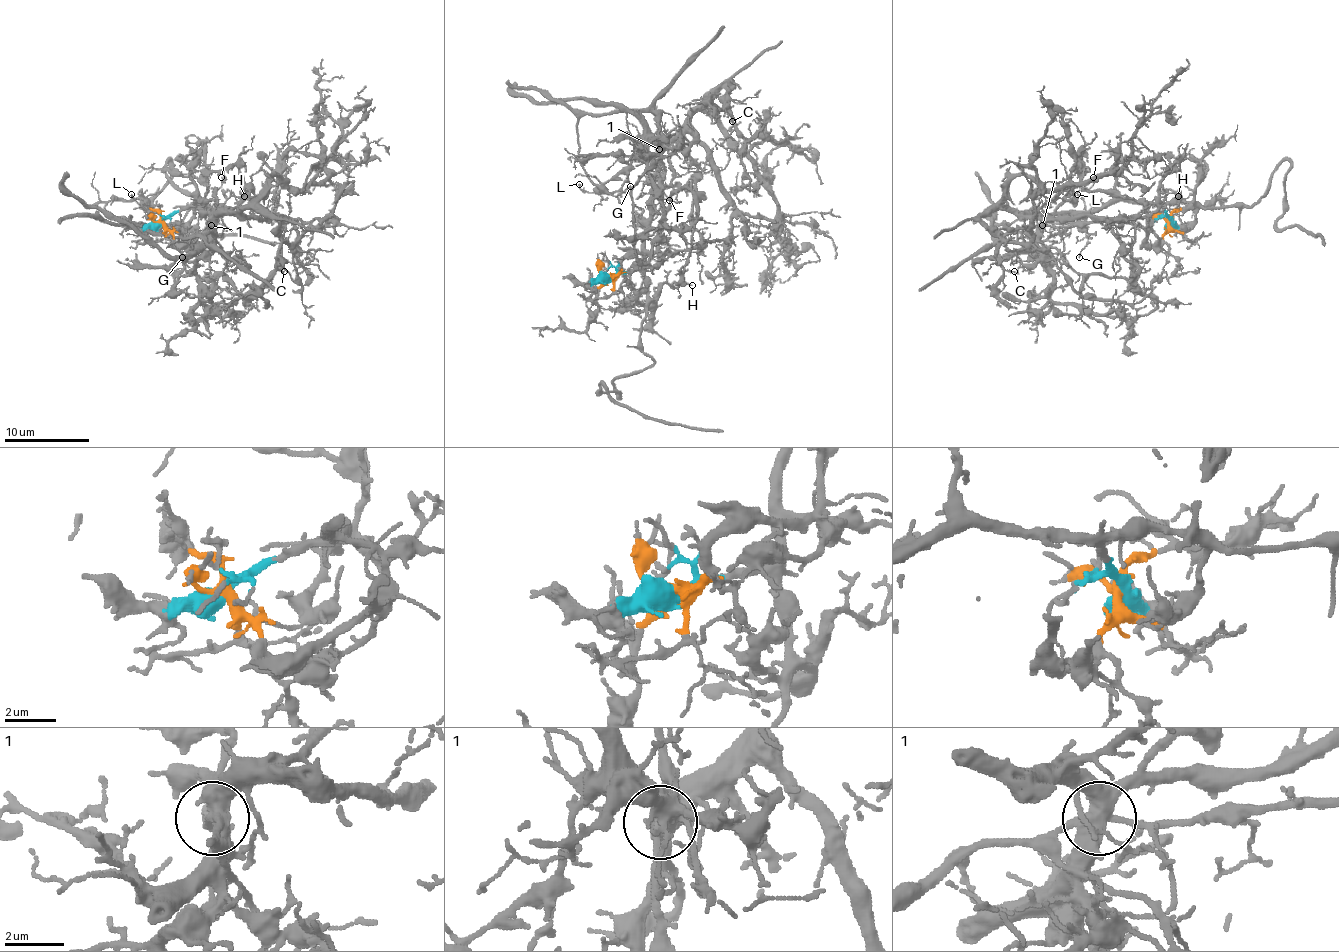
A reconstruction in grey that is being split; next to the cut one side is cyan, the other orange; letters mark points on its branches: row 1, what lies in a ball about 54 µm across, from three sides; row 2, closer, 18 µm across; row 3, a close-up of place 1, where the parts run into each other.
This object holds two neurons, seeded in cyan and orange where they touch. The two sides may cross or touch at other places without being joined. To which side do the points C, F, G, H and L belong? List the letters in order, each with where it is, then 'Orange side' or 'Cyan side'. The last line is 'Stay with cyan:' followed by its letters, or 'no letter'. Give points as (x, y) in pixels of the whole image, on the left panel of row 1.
C: Place: (284, 271). Cyan side
F: Place: (221, 177). Cyan side
G: Place: (182, 257). Orange side
H: Place: (244, 196). Cyan side
L: Place: (131, 194). Cyan side
Stay with cyan: C, F, H, L

